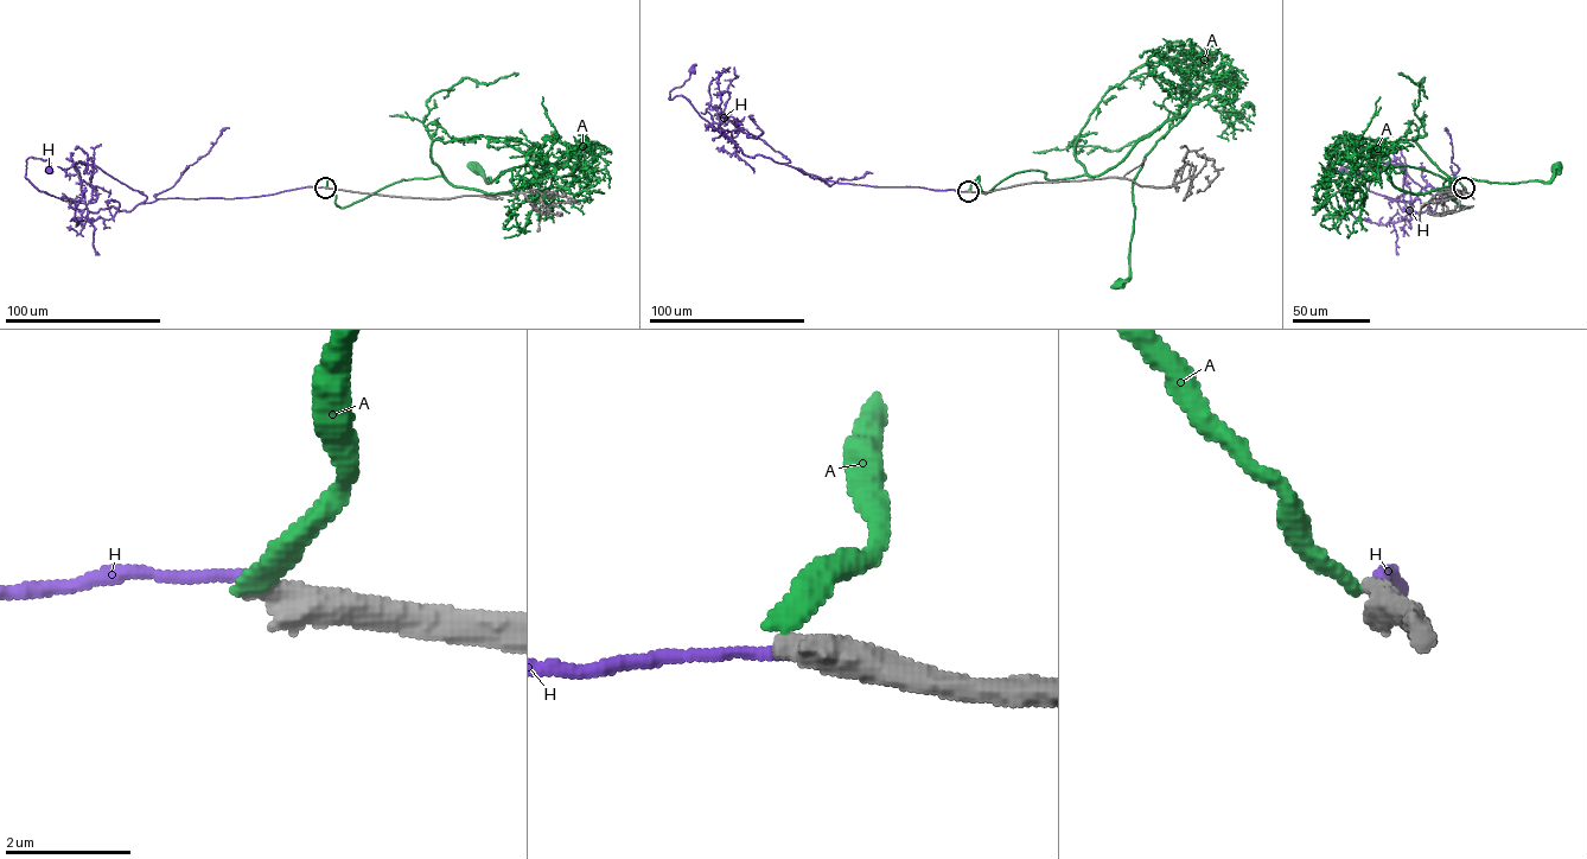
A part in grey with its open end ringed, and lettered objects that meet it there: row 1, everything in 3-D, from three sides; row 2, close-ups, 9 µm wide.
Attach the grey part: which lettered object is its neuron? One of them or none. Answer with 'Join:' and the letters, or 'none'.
Join: none

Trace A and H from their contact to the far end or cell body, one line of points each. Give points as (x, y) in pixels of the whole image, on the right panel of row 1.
A: (1464, 188), (1450, 183), (1467, 208), (1448, 176), (1413, 193), (1385, 170), (1514, 183), (1557, 166)
H: (1464, 186), (1459, 198), (1414, 212), (1409, 203), (1370, 191), (1372, 170), (1363, 157), (1345, 160), (1342, 170)

